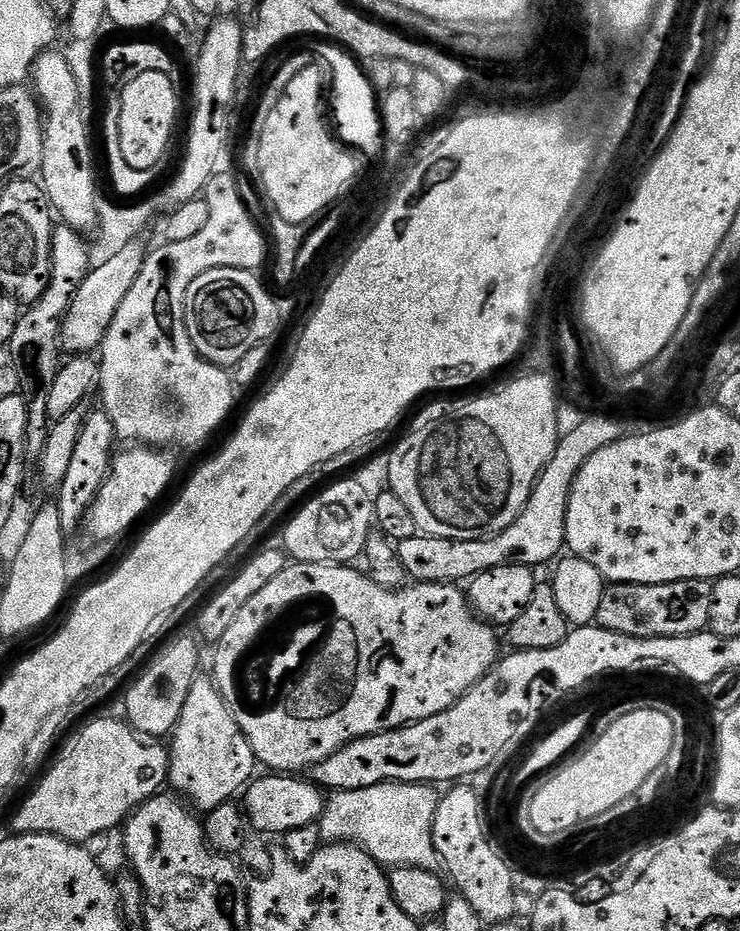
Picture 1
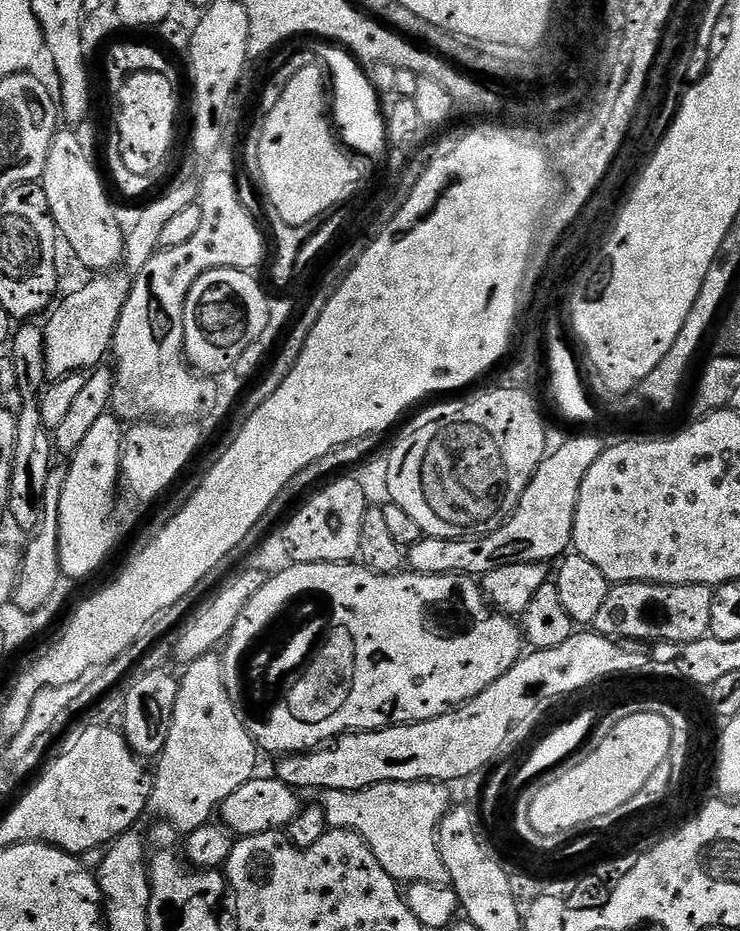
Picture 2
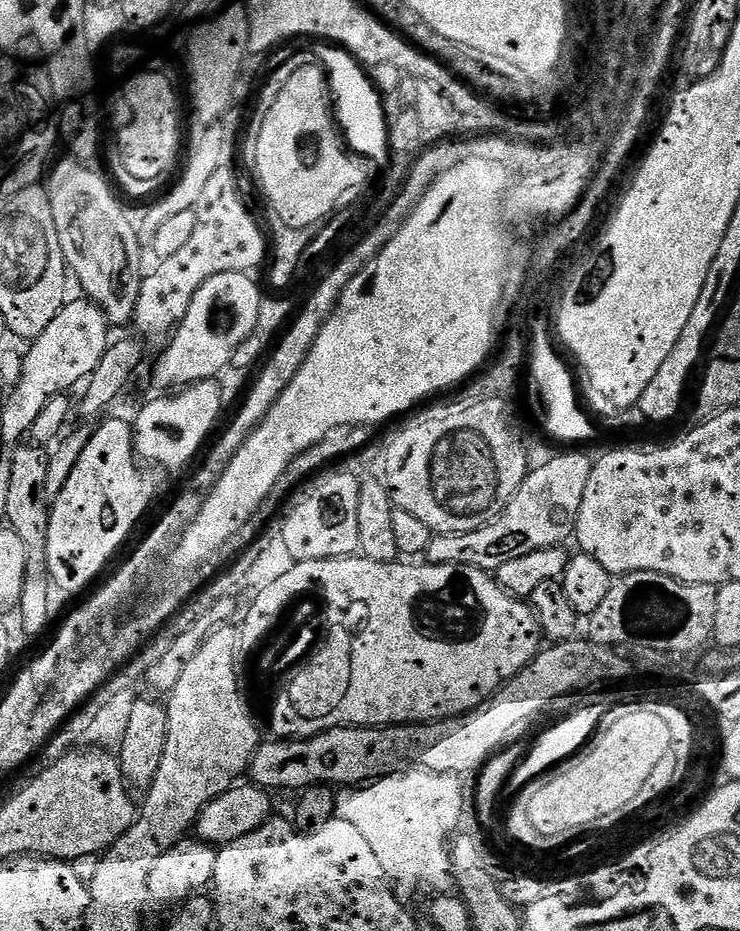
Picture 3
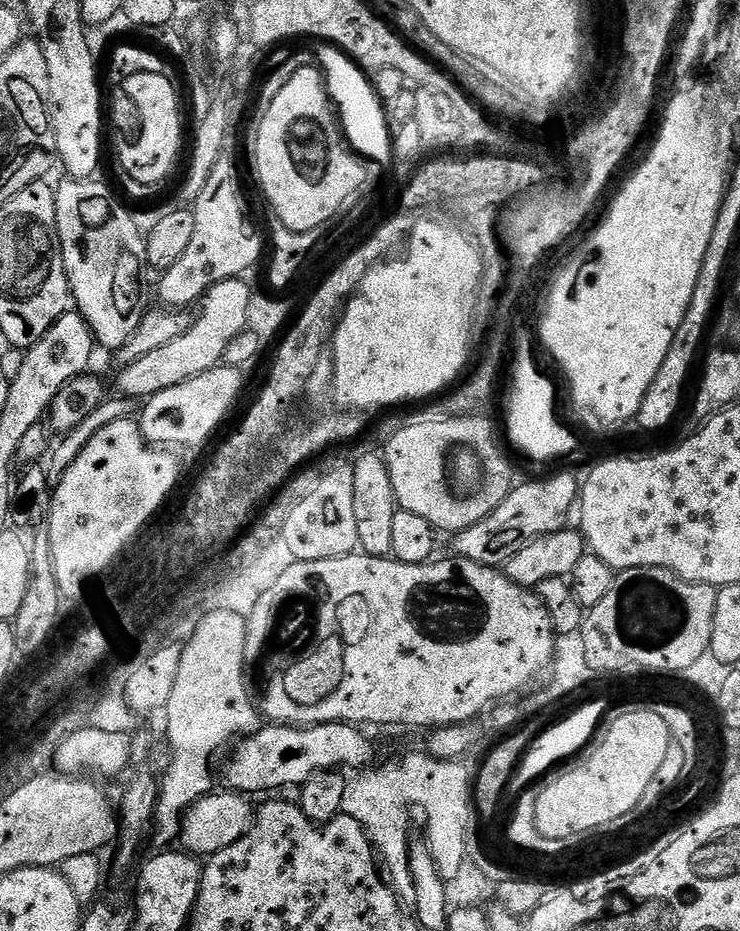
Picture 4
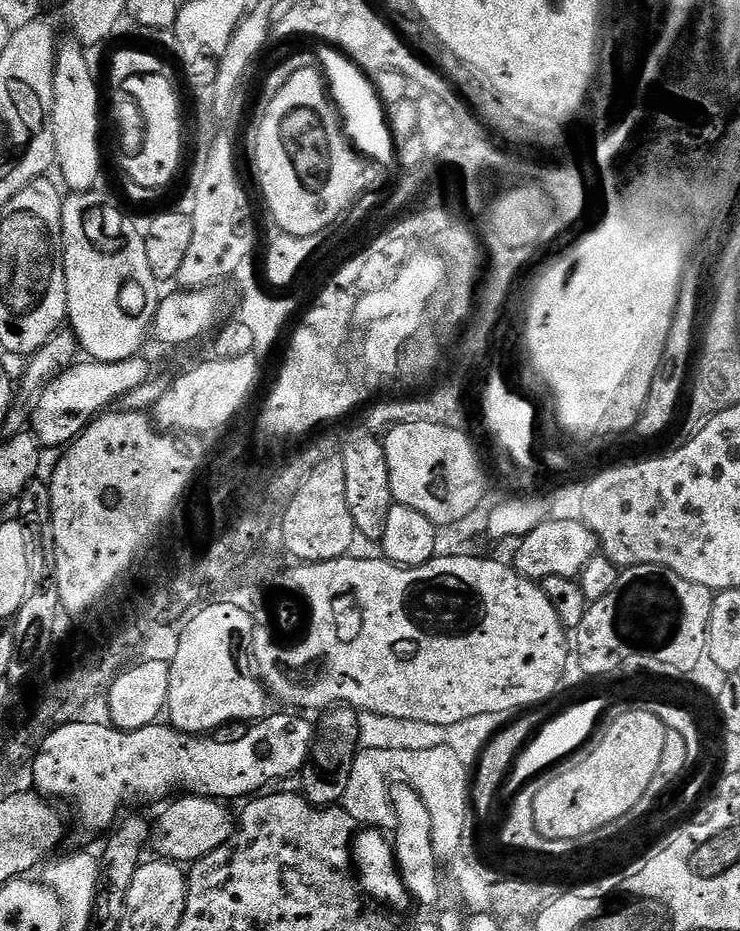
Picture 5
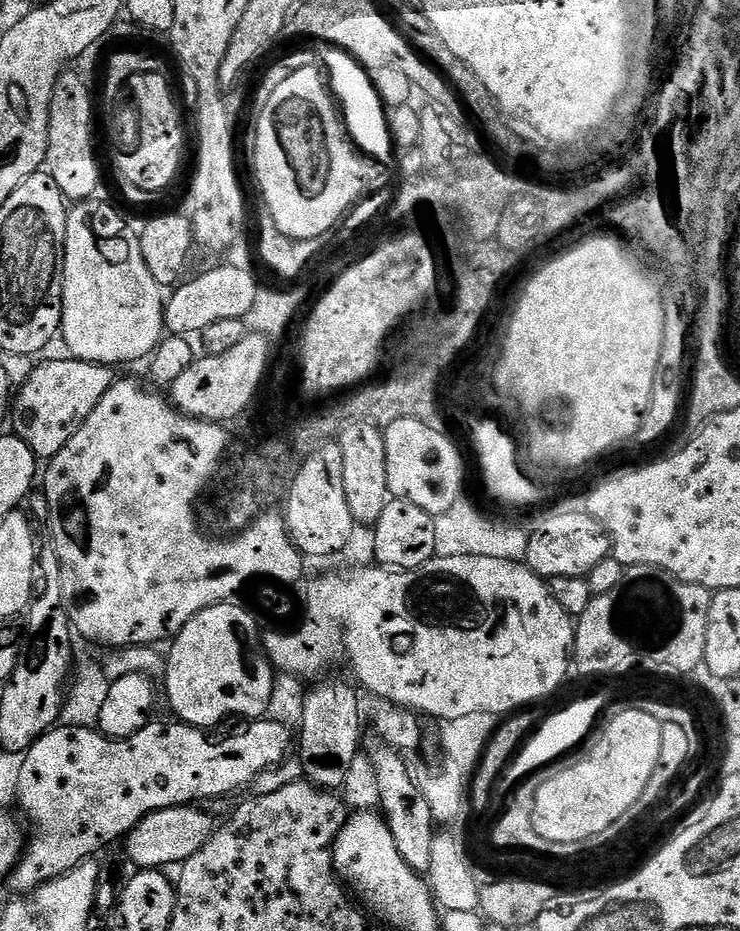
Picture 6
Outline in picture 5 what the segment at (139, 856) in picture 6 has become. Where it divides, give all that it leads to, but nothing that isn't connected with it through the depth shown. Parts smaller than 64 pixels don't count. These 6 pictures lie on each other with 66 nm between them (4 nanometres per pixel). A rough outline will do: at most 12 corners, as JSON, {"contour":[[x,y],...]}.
{"contour":[[184,794],[154,824],[161,857],[191,866],[232,836],[234,816]]}

